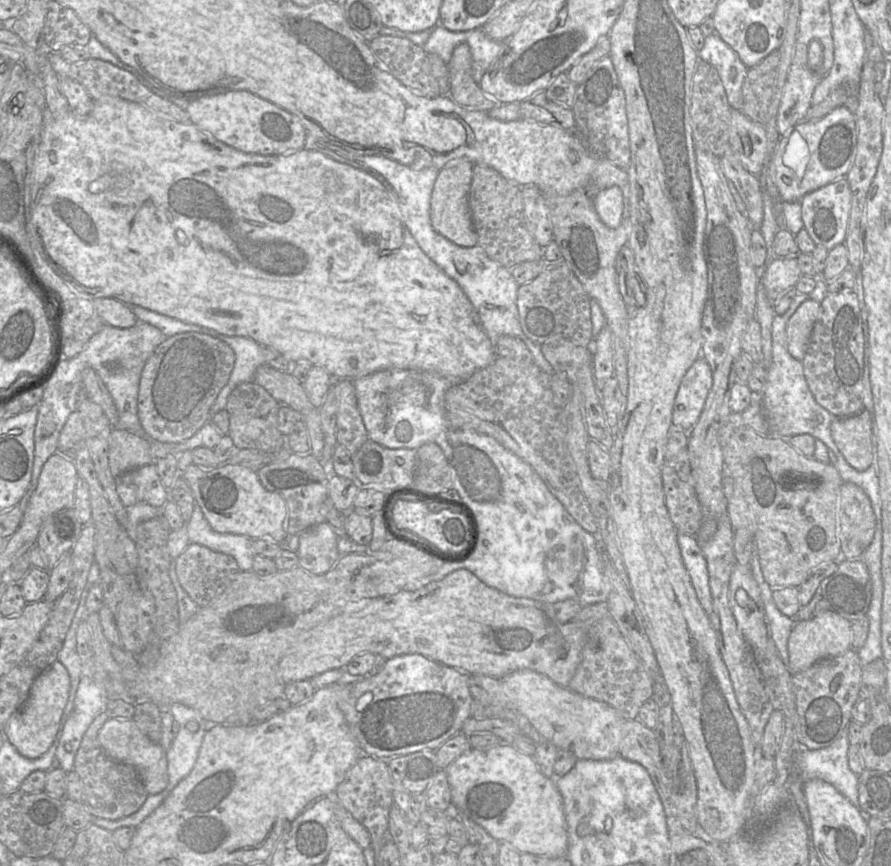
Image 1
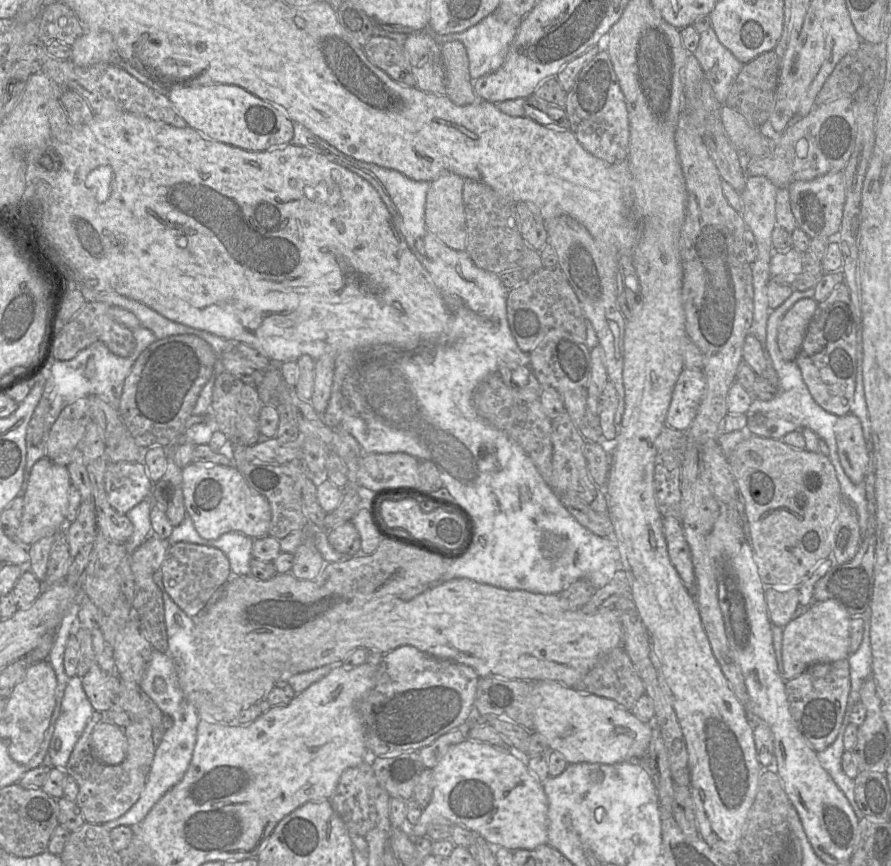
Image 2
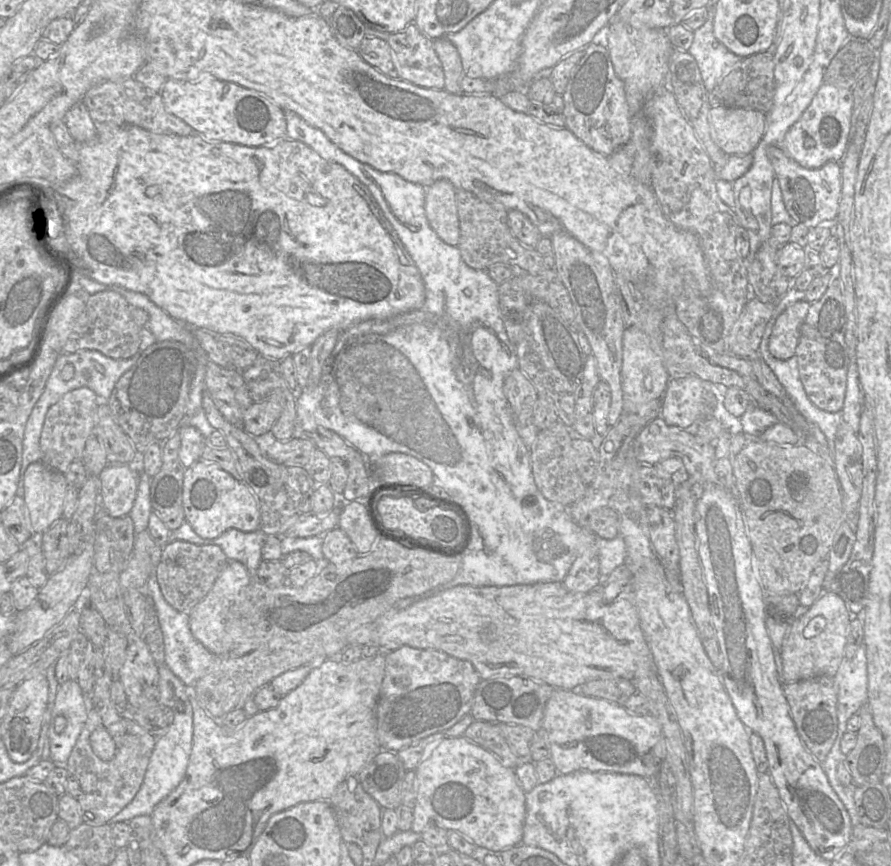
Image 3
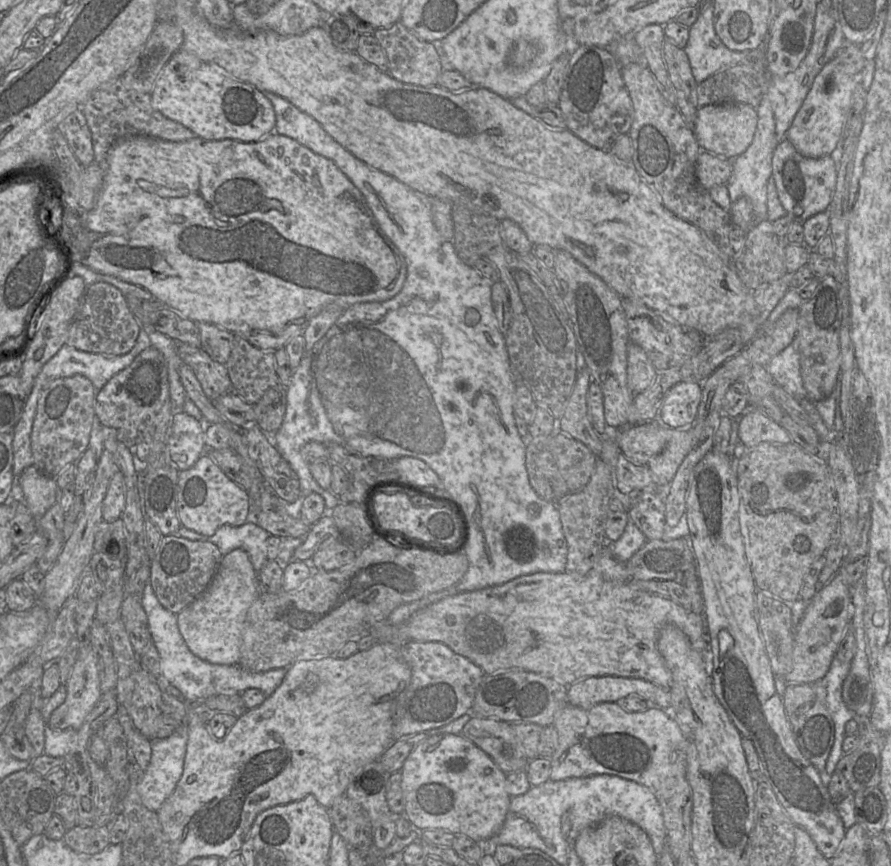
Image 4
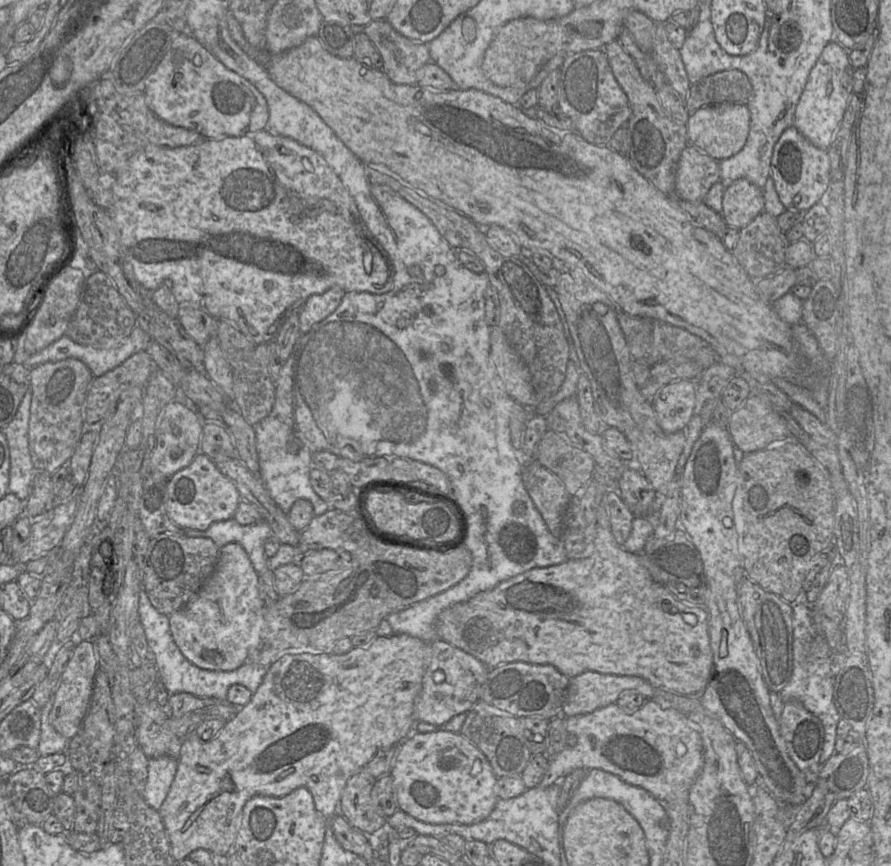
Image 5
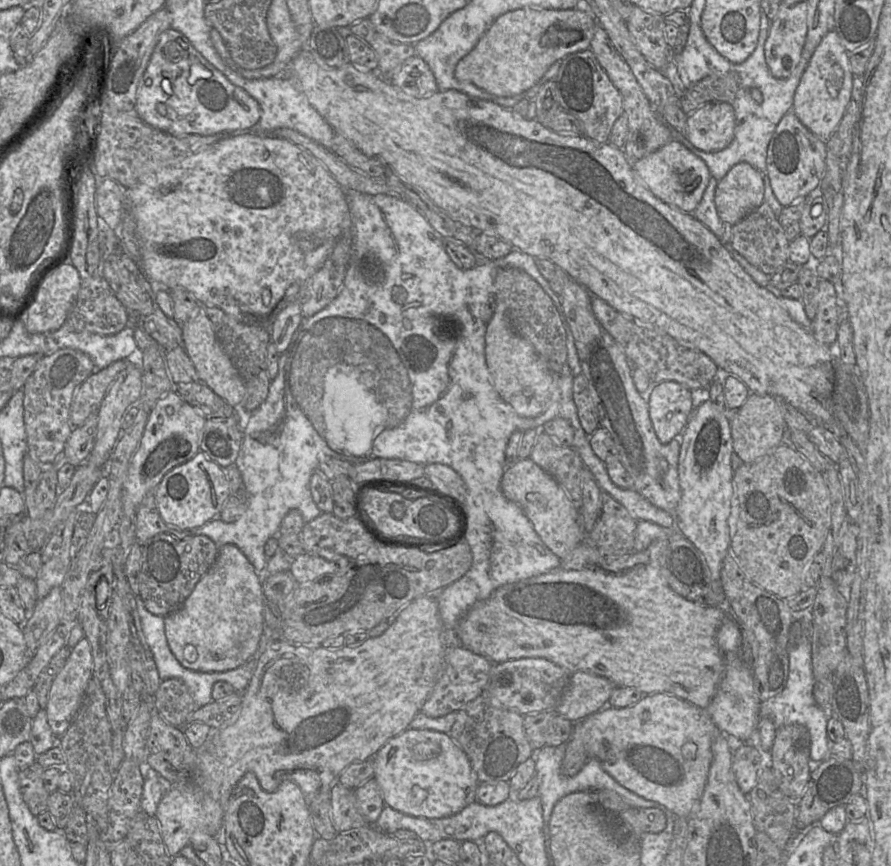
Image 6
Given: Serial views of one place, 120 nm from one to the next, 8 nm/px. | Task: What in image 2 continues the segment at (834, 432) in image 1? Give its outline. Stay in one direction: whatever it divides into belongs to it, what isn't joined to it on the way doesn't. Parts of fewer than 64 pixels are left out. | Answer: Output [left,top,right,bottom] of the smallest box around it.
[834,413,868,483]

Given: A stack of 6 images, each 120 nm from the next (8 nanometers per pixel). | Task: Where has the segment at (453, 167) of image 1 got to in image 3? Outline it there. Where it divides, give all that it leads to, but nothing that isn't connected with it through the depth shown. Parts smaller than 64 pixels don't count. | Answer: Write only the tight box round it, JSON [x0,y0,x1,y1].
[425,179,460,246]

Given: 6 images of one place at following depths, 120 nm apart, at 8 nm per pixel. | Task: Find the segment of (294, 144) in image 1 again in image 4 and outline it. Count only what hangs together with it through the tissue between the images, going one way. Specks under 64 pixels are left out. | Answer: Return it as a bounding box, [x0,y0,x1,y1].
[150,49,275,142]

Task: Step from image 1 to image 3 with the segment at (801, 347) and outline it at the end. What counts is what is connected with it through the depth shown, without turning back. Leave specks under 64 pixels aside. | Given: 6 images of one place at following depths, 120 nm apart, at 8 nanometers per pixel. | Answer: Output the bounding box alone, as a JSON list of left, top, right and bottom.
[768,300,810,360]

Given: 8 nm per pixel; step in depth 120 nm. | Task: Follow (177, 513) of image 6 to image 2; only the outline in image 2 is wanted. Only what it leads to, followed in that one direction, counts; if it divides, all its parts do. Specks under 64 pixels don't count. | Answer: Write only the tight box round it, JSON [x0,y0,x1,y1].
[183,465,271,540]

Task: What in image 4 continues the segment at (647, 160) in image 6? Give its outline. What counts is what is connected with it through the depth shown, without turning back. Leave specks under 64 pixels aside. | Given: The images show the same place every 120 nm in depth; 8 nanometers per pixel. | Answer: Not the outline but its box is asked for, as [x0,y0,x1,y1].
[695,150,732,190]

